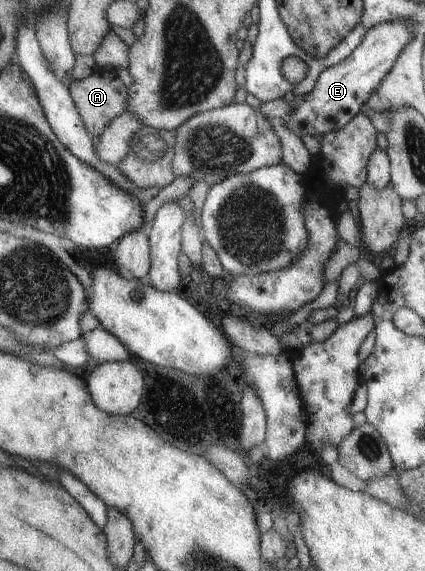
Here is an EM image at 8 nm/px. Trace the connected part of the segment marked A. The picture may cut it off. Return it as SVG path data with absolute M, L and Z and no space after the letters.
M94 69L86 78L70 81L68 90L83 120L87 134L94 140L100 136L100 133L115 116L122 115L126 110L126 88L115 72L102 71L102 74L98 74L98 70Z

